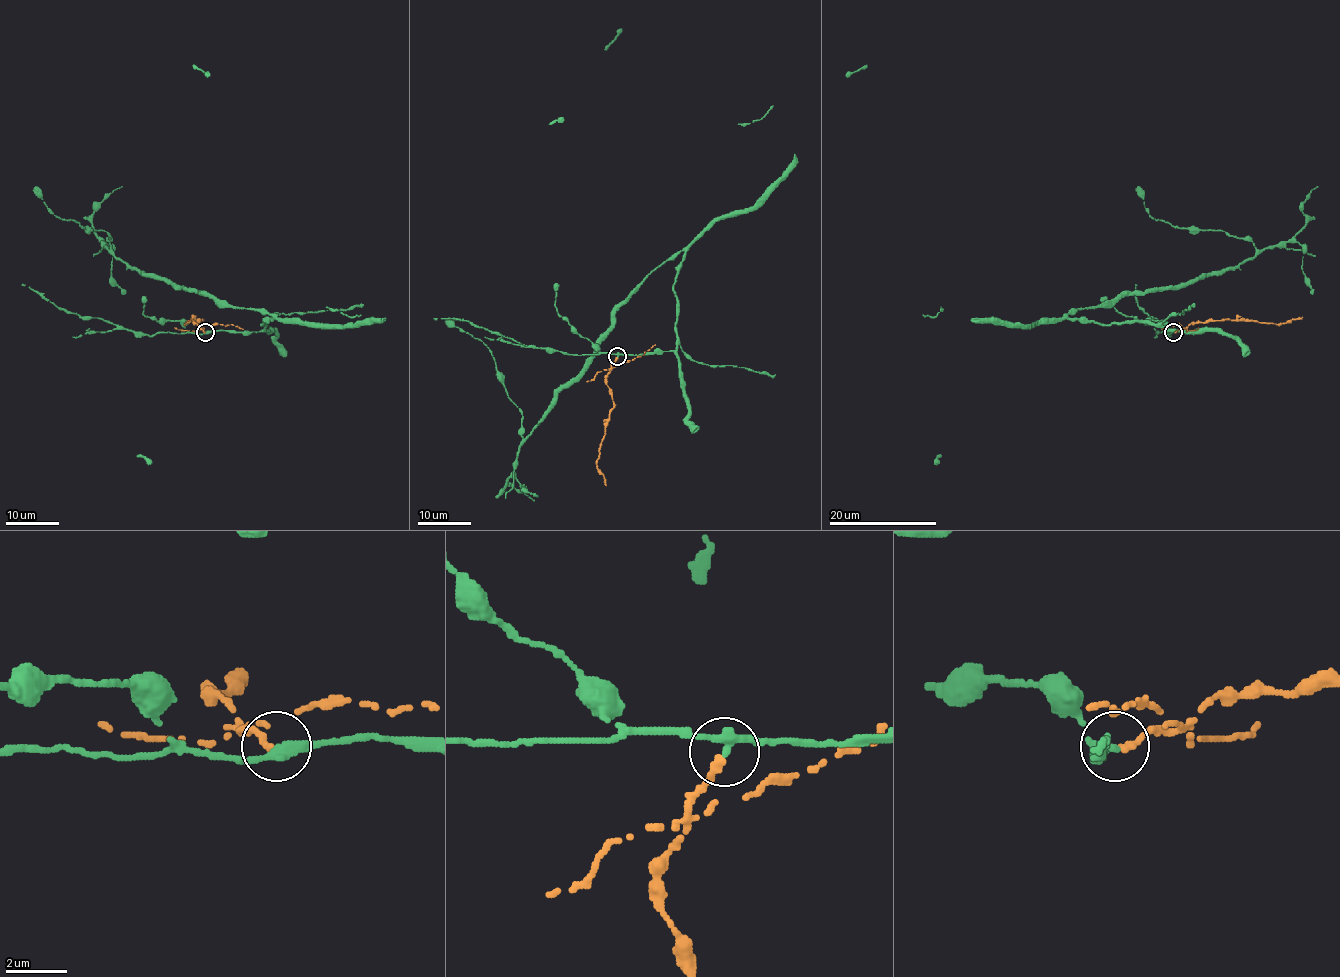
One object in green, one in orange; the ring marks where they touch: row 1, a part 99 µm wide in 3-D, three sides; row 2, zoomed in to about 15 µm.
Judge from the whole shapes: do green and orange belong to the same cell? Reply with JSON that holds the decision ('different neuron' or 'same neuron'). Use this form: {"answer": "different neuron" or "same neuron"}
{"answer": "different neuron"}

